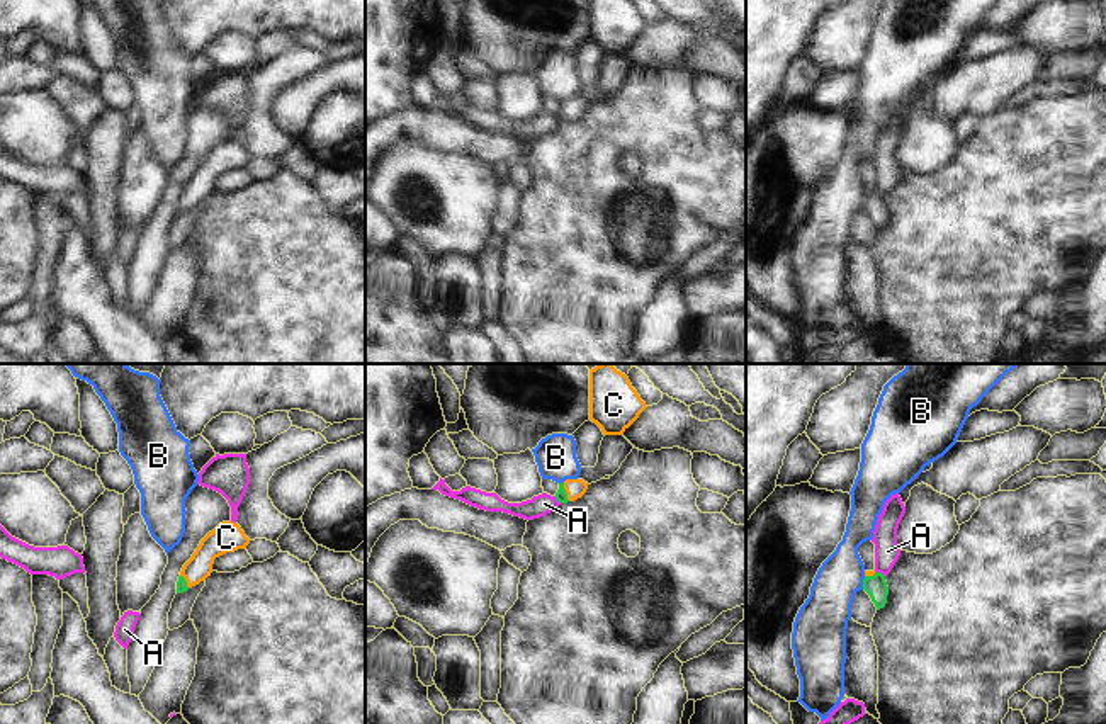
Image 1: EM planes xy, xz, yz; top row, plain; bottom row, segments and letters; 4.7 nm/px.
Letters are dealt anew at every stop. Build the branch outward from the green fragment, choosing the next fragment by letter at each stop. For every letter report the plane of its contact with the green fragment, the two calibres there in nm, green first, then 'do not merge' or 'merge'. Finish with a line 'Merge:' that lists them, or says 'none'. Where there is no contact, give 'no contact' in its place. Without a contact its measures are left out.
A: contact in yz; calibres 100 and 120 nm; do not merge
B: contact in yz; calibres 100 and 220 nm; do not merge
C: contact in xz; calibres 60 and 90 nm; merge
Merge: C

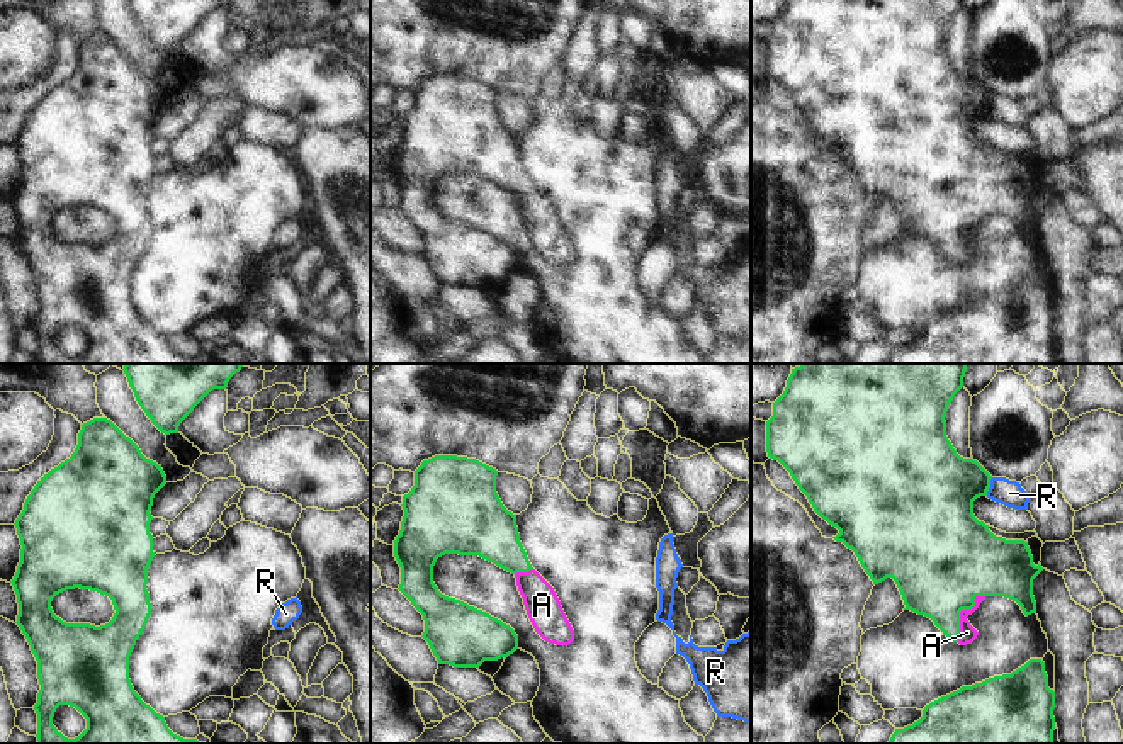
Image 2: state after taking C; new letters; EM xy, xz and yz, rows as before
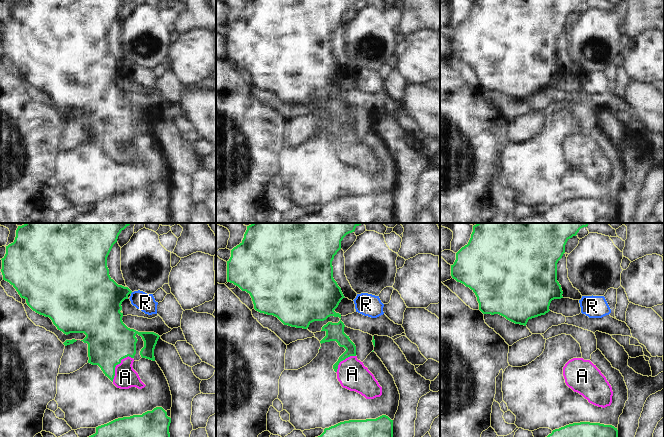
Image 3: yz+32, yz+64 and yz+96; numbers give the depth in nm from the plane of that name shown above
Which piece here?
A: contact in yz; calibres 460 and 80 nm; merge
R: contact in yz; calibres 380 and 130 nm; do not merge
Merge: A

